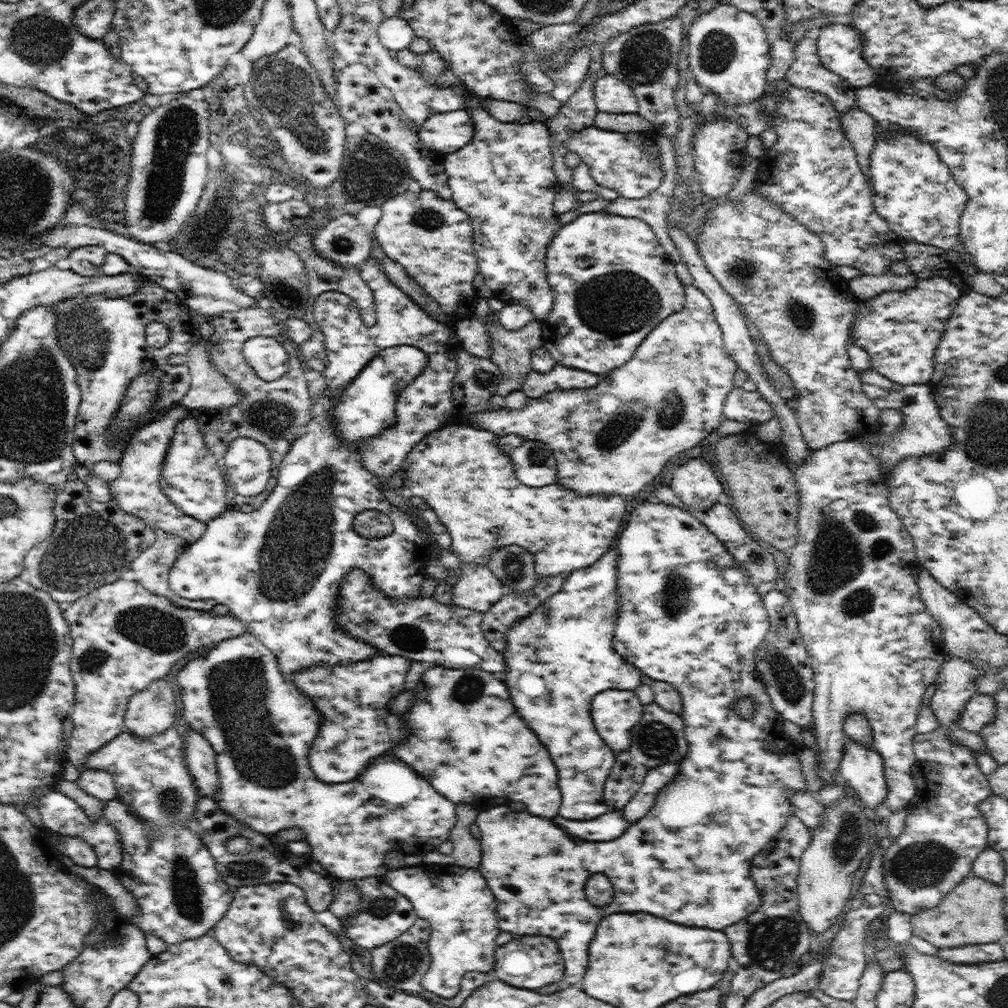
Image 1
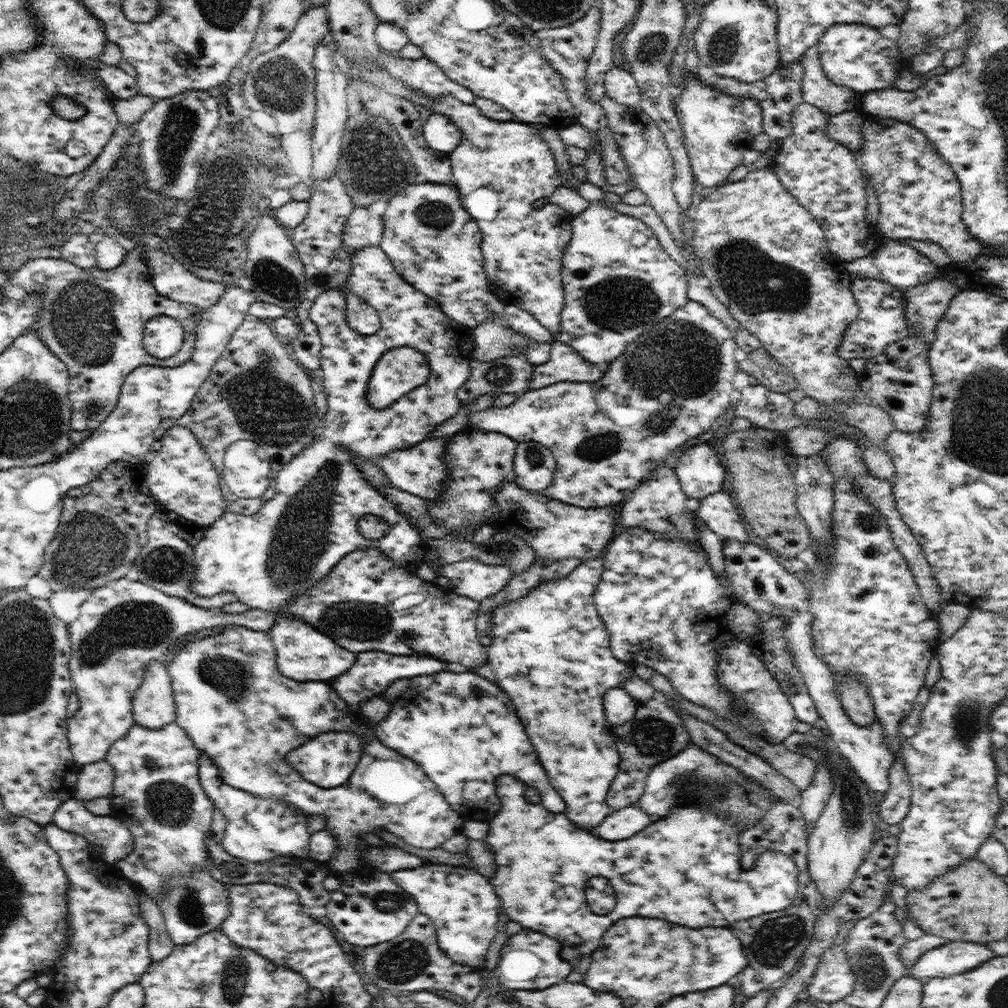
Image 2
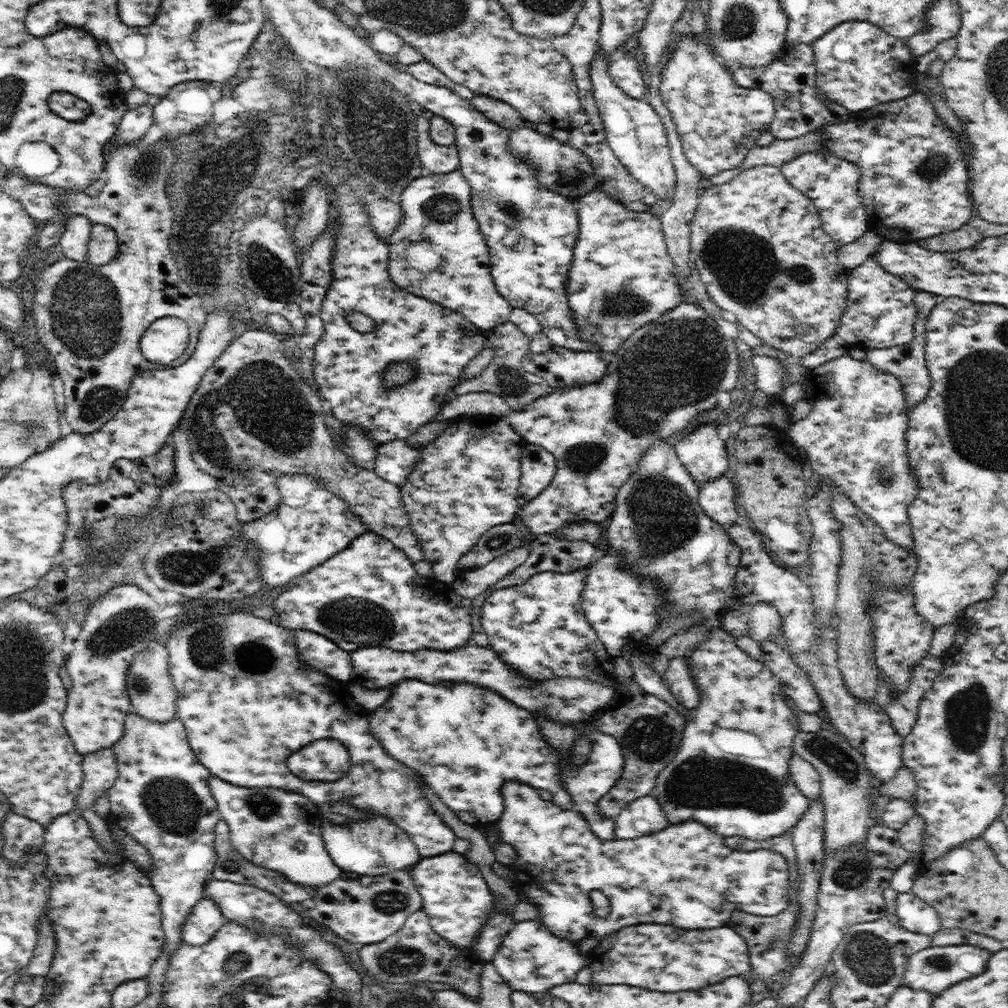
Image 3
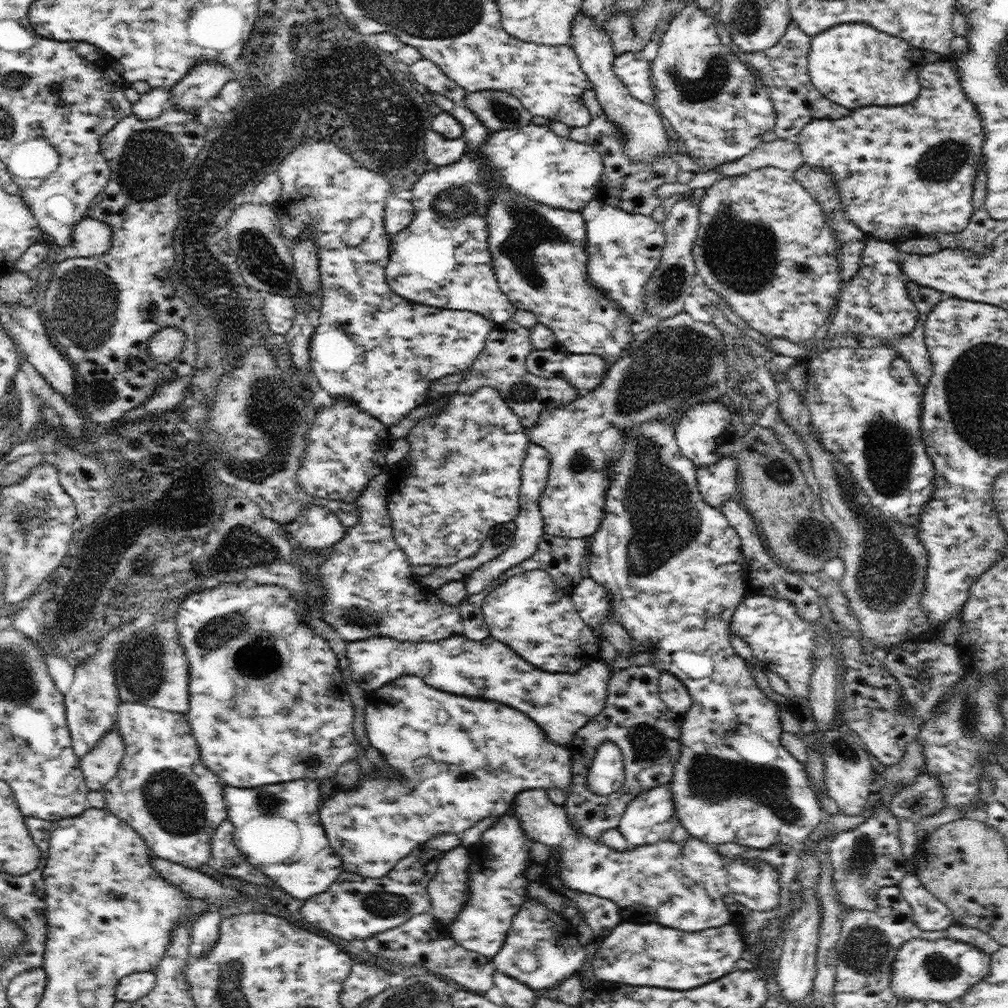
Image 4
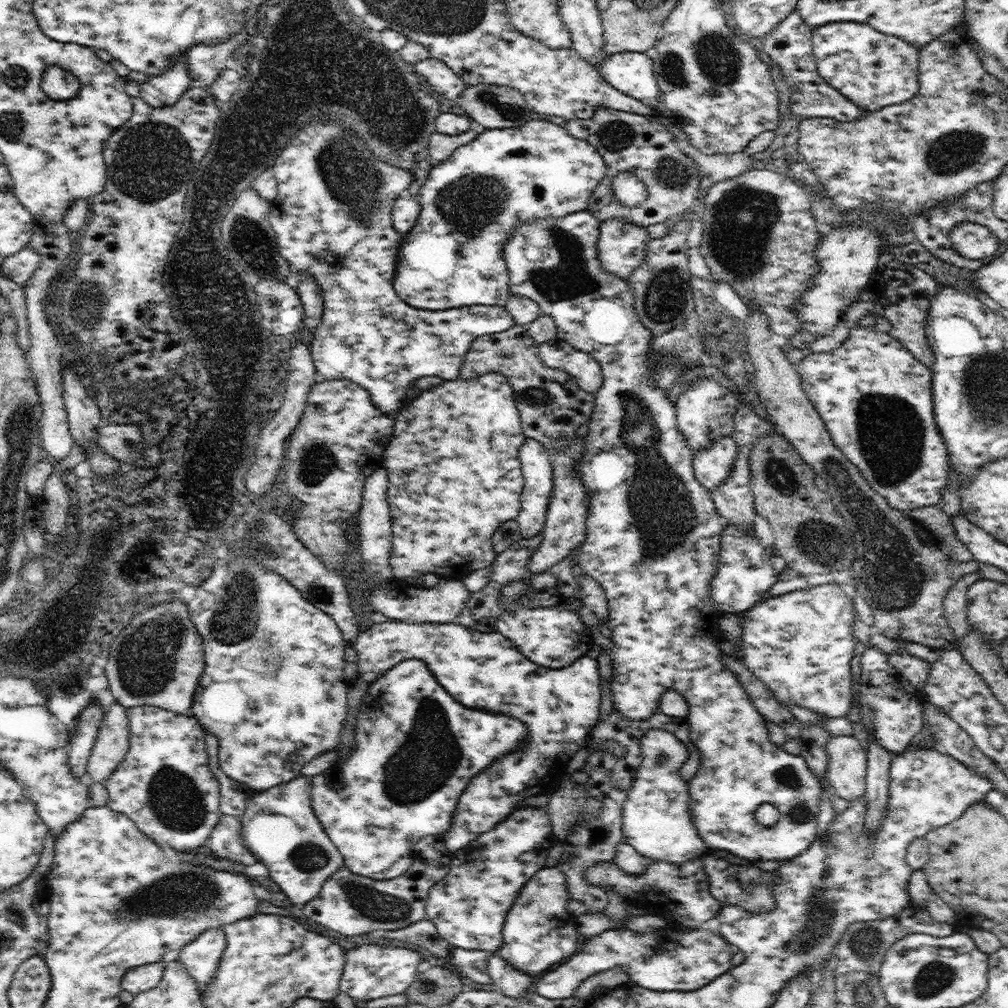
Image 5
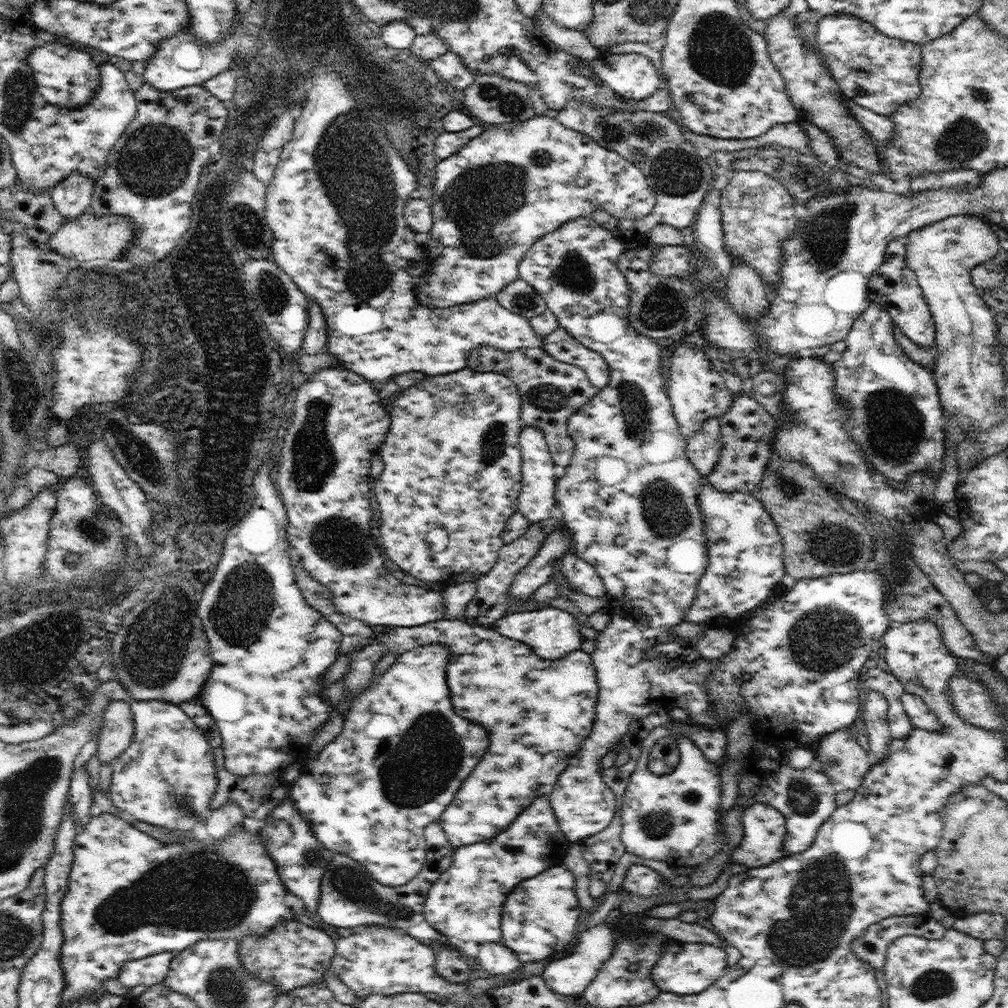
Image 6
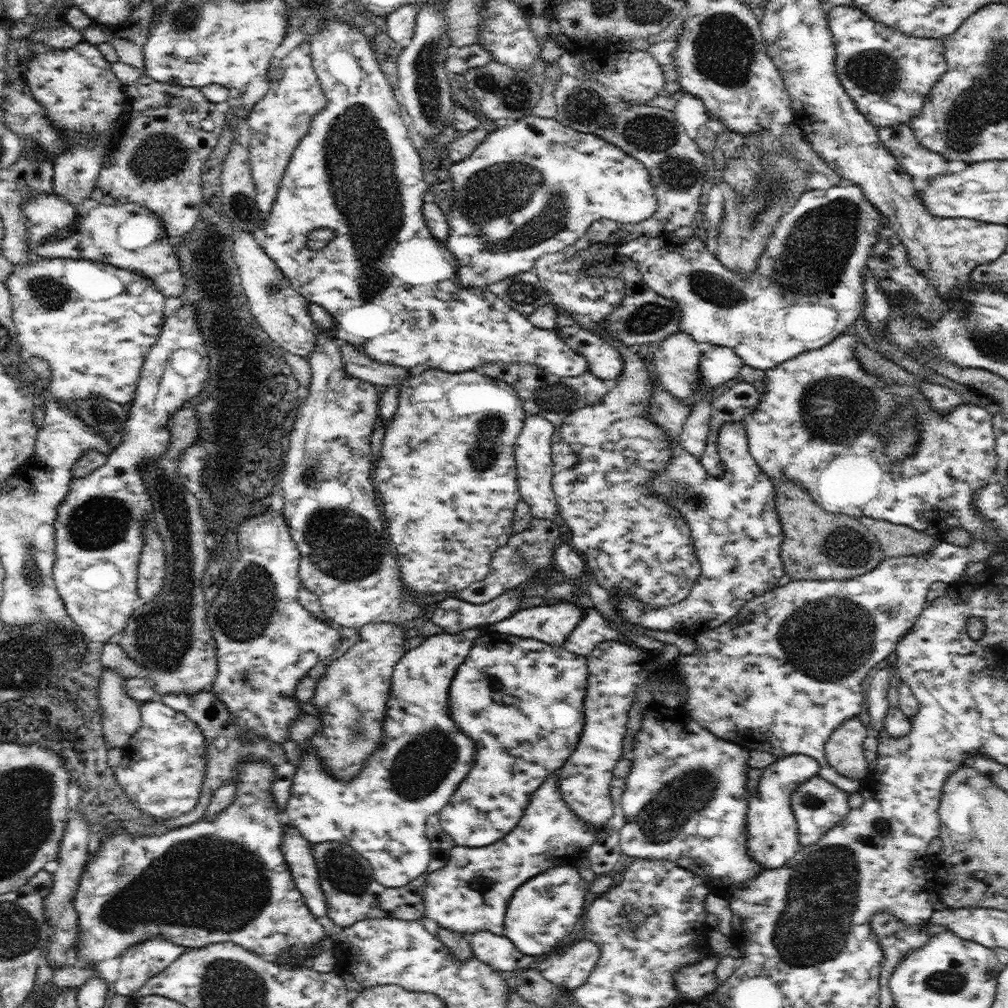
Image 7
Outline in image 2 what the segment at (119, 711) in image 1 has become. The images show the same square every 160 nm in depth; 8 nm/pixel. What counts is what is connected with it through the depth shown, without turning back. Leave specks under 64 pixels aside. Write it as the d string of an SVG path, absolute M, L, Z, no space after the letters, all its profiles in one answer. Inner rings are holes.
M126 577L110 581L106 585L94 589L92 596L79 608L80 615L76 621L68 624L69 639L72 653L69 659L71 682L79 696L80 708L67 720L67 737L75 762L80 766L105 758L113 742L122 738L135 722L131 702L140 688L144 672L150 662L167 661L170 658L170 646L176 646L176 640L184 634L206 630L222 624L245 626L255 631L268 631L276 623L279 616L274 611L250 609L244 613L235 614L221 610L200 608L177 596L170 596L161 590L140 581L130 581Z

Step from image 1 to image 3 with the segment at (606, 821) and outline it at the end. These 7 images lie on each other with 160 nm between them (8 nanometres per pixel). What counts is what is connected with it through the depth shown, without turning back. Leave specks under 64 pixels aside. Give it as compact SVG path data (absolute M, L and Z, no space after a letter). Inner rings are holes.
M651 795L634 799L615 819L615 838L634 839L671 825L662 805Z

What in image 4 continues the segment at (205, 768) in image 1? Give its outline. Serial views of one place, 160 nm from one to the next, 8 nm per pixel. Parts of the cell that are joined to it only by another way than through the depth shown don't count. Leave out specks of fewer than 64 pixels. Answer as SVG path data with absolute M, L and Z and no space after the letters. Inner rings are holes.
M294 780L284 783L268 784L257 788L237 788L223 786L227 817L235 826L233 841L247 861L262 869L269 879L290 896L298 900L307 900L311 896L322 894L344 871L343 862L331 847L321 818L319 804L321 800L320 785L316 780Z

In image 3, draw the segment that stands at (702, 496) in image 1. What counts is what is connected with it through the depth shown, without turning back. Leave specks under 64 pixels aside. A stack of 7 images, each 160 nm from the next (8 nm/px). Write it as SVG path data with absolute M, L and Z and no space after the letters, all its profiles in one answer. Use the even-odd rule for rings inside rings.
M706 422L682 437L675 451L686 470L701 487L705 482L727 472L728 452L724 440L718 437L718 423Z

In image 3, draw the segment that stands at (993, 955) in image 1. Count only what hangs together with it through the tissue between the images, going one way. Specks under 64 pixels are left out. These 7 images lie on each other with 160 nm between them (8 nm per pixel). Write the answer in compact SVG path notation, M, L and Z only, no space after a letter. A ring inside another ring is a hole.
M934 945L915 952L906 961L906 970L901 980L901 986L909 986L914 990L924 990L934 995L944 992L961 980L978 976L986 970L991 952L979 946L961 945Z

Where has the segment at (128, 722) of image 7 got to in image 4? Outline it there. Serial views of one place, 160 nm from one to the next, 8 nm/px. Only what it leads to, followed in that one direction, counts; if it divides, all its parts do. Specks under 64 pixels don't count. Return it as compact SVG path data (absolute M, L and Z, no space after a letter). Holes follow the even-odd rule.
M117 724L112 727L98 744L80 759L82 770L89 791L100 791L116 776L126 745Z

